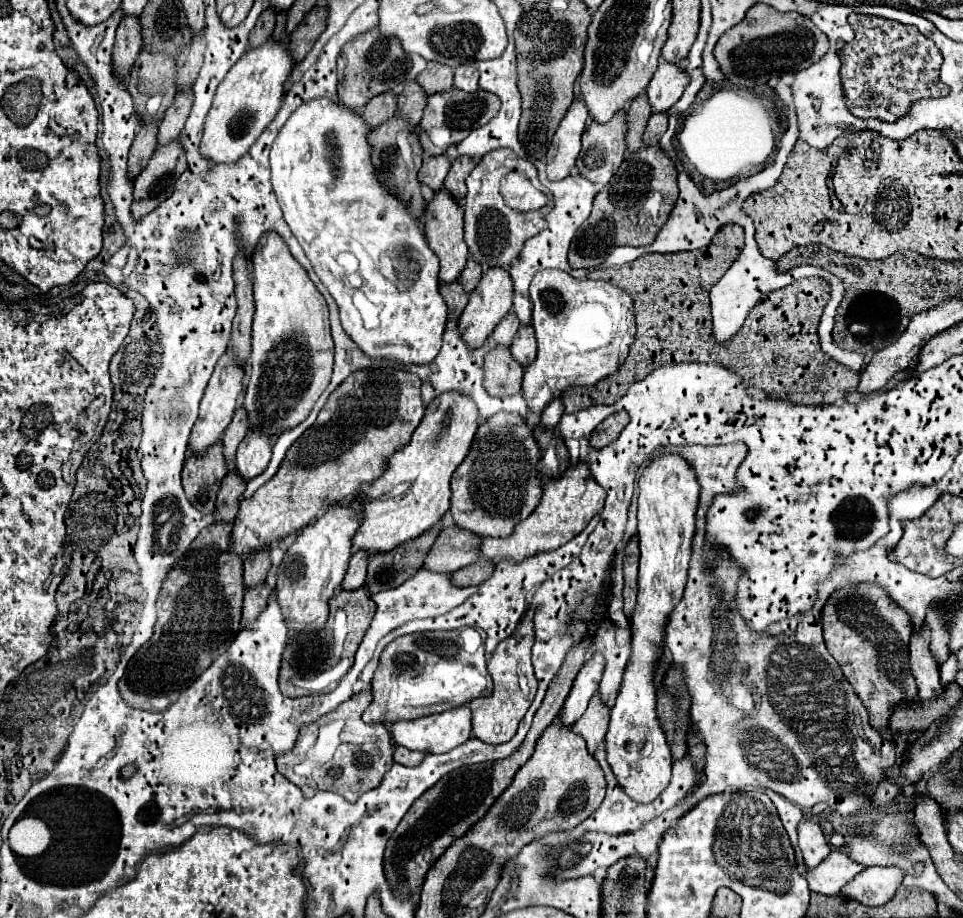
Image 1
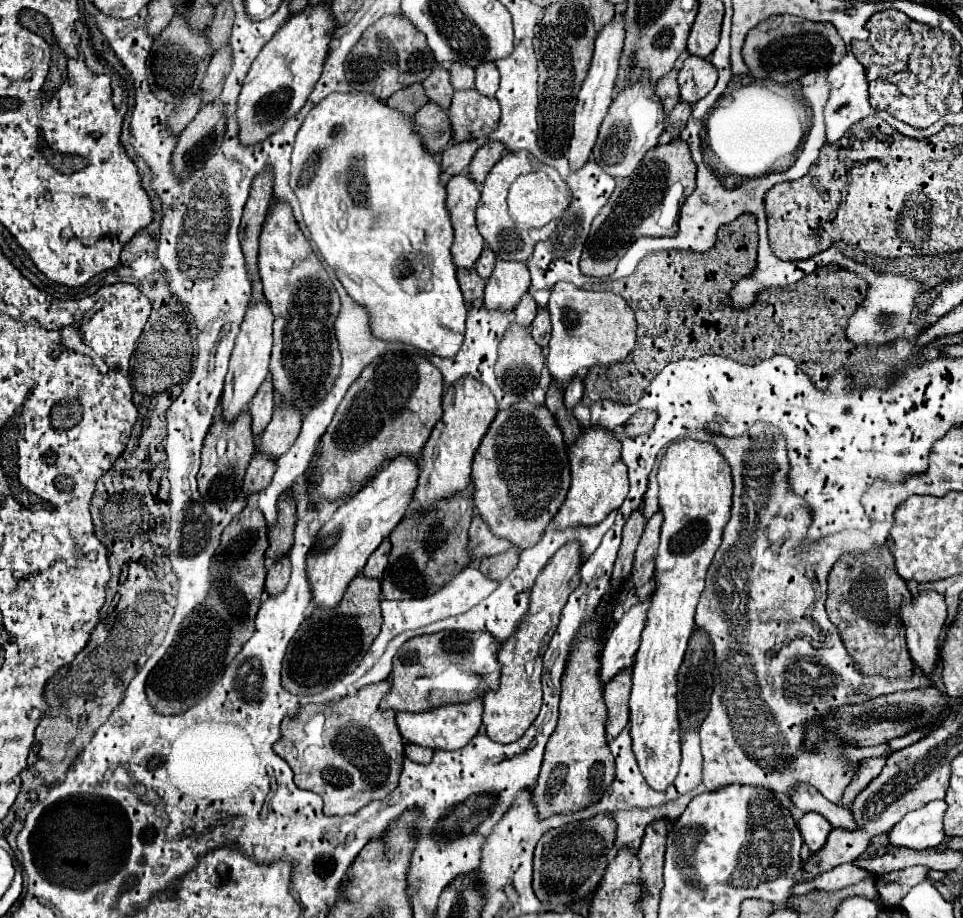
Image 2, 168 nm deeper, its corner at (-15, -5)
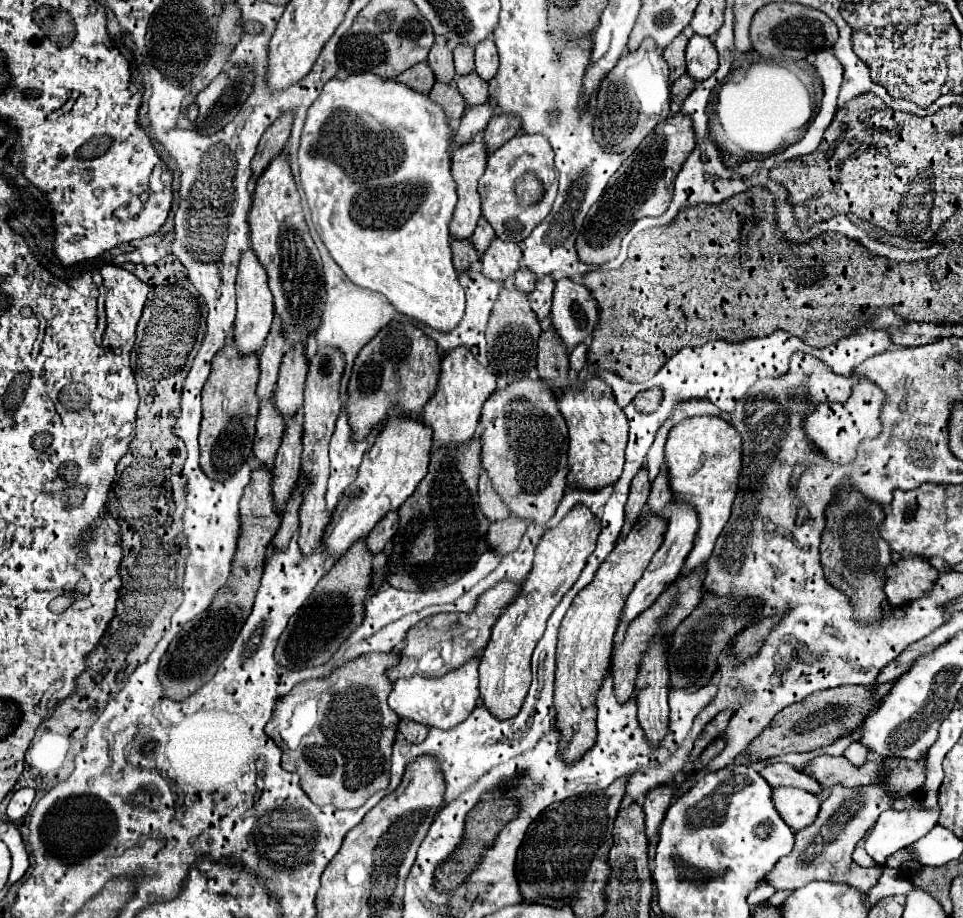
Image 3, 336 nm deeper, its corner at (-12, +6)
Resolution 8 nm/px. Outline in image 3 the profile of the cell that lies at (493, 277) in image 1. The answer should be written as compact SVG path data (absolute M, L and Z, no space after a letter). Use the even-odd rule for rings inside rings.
M495 237L489 243L489 249L481 257L483 275L493 281L505 281L507 277L511 277L519 269L521 255L523 253L517 243L501 241Z

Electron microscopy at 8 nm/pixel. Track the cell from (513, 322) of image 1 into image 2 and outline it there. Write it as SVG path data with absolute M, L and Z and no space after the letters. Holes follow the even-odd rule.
M526 293L522 300L516 306L515 313L515 322L521 326L529 327L538 311L537 304L531 294Z

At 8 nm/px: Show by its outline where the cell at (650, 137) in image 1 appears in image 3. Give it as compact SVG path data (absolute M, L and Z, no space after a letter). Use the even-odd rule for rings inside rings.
M685 73L685 75L681 75L681 77L673 83L671 95L673 95L677 101L685 101L685 99L689 97L689 93L693 91L693 87L695 87L695 79L687 77L687 73Z

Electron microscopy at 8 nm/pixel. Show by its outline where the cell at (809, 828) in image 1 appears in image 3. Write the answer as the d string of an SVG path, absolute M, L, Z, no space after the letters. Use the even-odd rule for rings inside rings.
M773 787L773 805L793 831L811 825L819 811L817 797L797 787Z

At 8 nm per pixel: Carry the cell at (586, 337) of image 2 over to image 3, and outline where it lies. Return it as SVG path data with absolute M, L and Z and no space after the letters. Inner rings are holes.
M559 279L553 293L551 321L567 349L573 349L579 343L585 343L599 323L597 301L587 287L573 283L571 279Z

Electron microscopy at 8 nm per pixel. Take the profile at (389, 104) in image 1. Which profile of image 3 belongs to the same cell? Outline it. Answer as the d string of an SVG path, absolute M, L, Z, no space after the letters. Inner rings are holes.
M421 63L421 65L413 65L413 69L407 69L405 73L401 73L397 77L397 81L405 83L421 93L429 93L429 89L435 85L435 75L427 63Z

